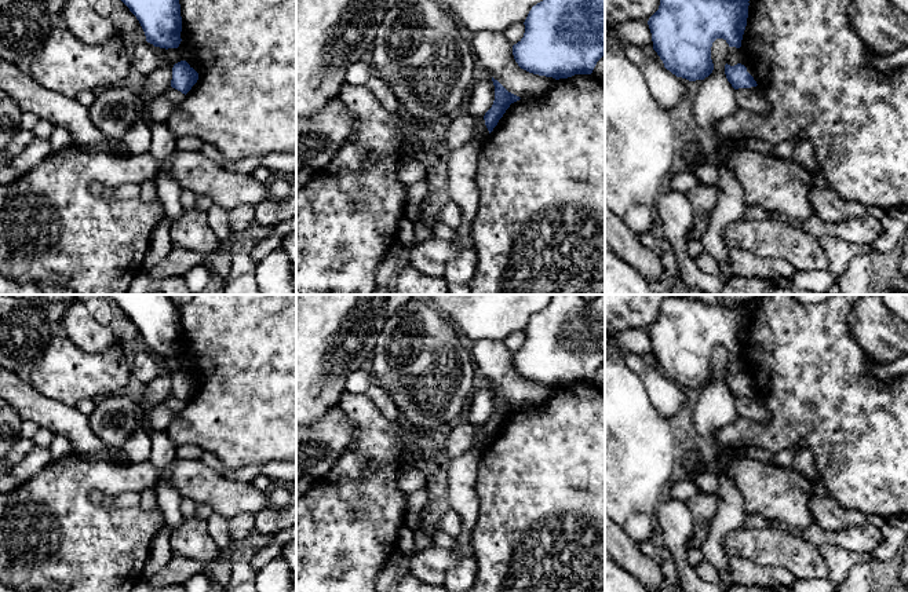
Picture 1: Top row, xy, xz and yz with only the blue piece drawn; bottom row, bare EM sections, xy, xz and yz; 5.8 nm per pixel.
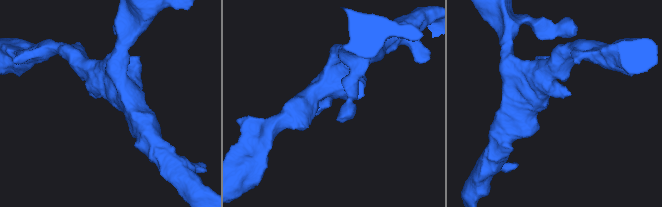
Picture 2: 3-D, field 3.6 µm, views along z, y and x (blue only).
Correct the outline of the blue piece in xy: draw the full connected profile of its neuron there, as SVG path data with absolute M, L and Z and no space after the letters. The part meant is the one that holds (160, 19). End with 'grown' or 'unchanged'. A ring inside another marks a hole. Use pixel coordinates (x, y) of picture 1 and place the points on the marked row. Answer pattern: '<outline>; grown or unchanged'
M121 0L139 21L146 41L160 48L178 48L182 39L179 0Z; unchanged

